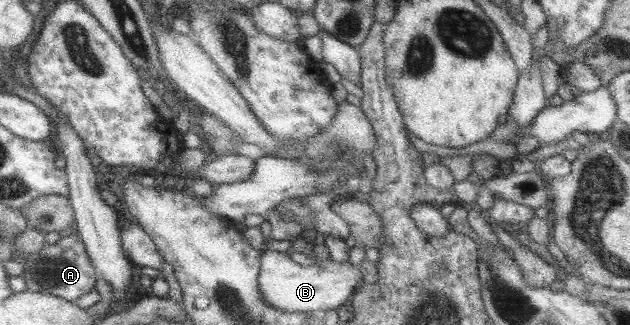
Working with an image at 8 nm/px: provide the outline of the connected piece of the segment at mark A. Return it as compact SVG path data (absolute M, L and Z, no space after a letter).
M72 232L54 244L47 241L42 250L23 254L18 260L24 264L23 276L27 281L28 291L55 294L67 301L74 302L75 299L95 290L95 283L99 279L99 271L92 264L85 242L78 233Z

